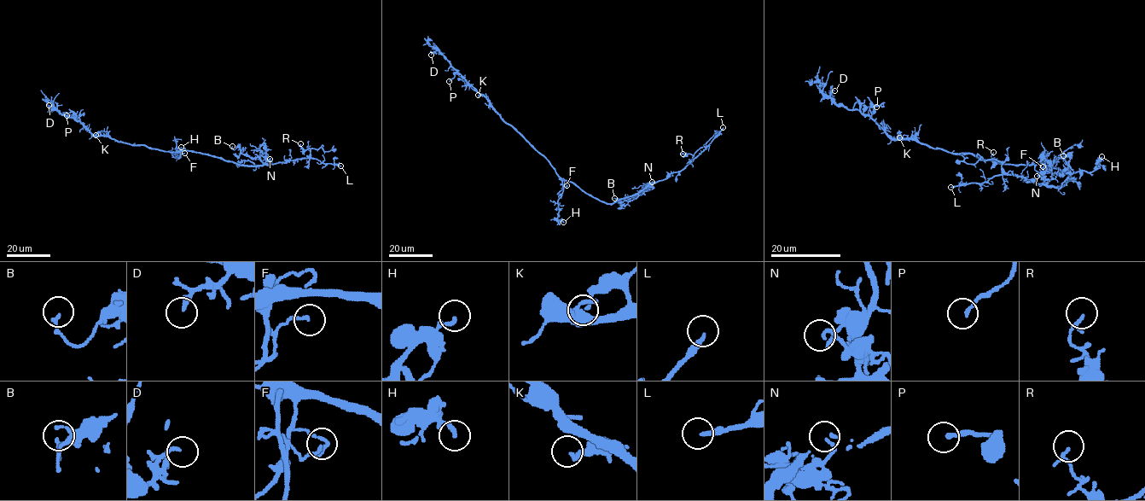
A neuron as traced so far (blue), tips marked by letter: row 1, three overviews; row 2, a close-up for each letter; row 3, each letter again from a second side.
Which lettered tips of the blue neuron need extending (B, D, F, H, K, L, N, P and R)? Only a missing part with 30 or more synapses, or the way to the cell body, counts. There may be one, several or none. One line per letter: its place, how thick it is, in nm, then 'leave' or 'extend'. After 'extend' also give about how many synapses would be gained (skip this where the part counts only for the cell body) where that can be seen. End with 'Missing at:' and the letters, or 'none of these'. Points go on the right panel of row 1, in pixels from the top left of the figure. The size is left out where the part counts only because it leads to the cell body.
B: place (1063, 155); calibre 150 nm; leave
D: place (834, 90); calibre 130 nm; leave
F: place (1043, 166); calibre 140 nm; leave
H: place (1101, 156); calibre 160 nm; leave
K: place (899, 137); calibre 150 nm; leave
L: place (950, 187); calibre 220 nm; extend
N: place (1037, 176); calibre 150 nm; leave
P: place (876, 107); calibre 180 nm; leave
R: place (993, 152); calibre 160 nm; leave
Missing at: L

